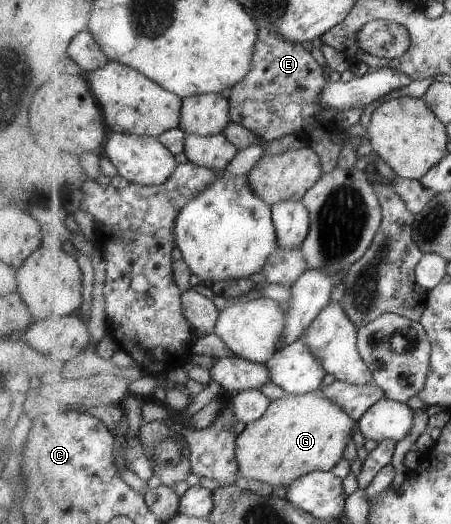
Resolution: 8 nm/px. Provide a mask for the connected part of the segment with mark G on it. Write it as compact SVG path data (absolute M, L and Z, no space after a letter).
M321 389L305 394L288 394L274 400L268 411L256 421L249 423L237 436L237 460L239 465L238 483L242 480L256 480L276 487L288 487L300 476L315 471L331 471L344 455L348 441L352 439L352 427L356 415L343 410L329 398L325 398Z

